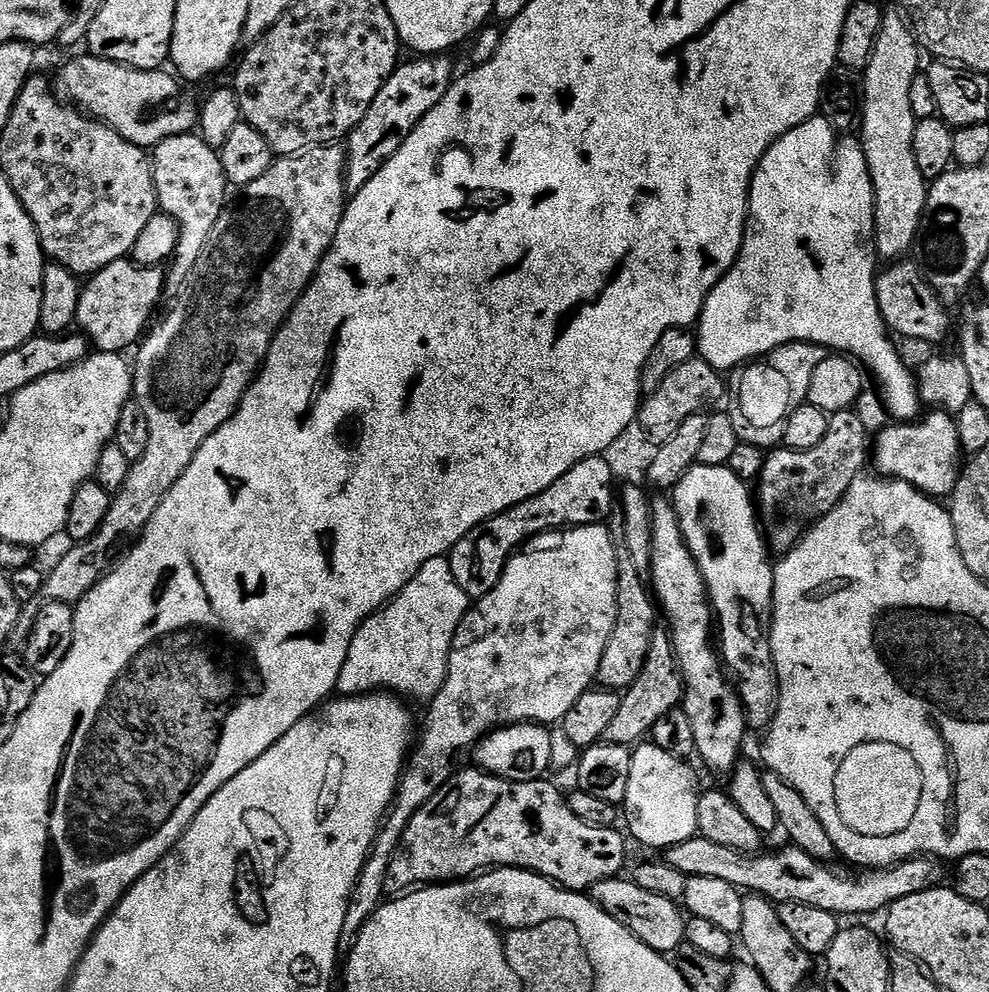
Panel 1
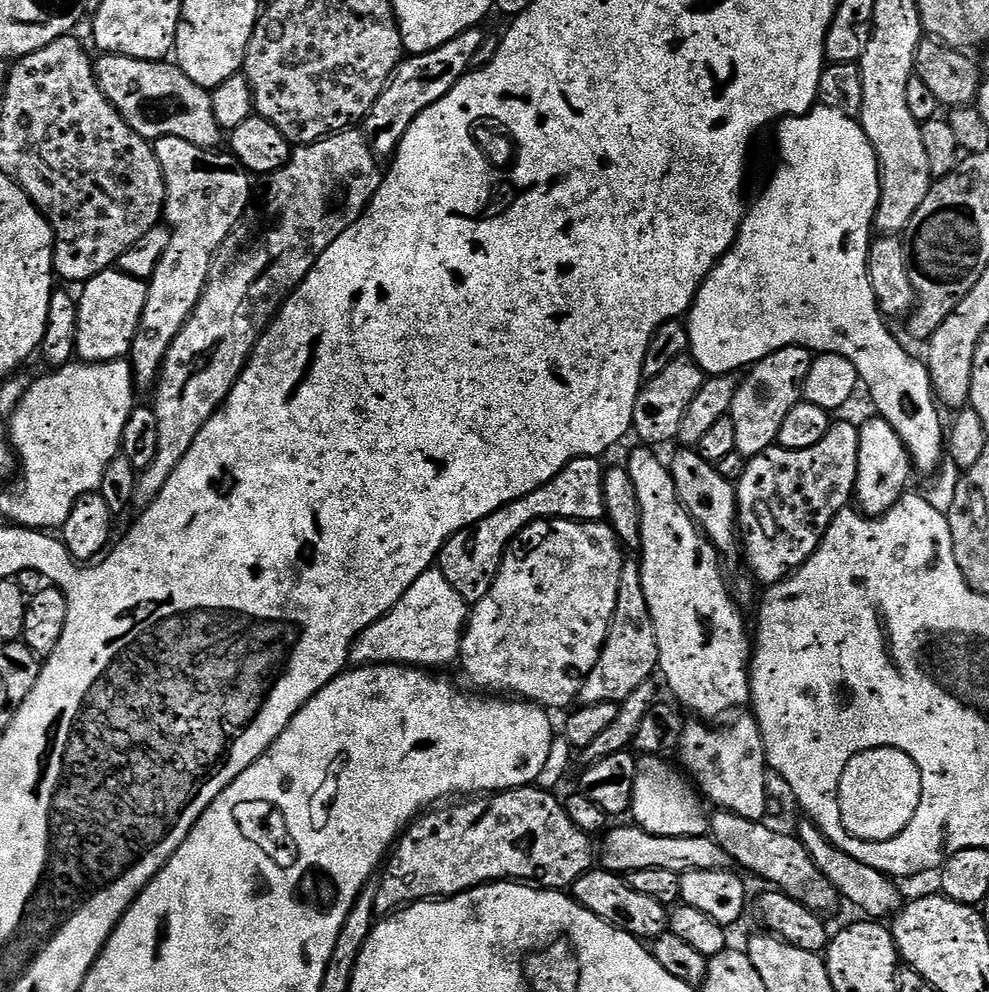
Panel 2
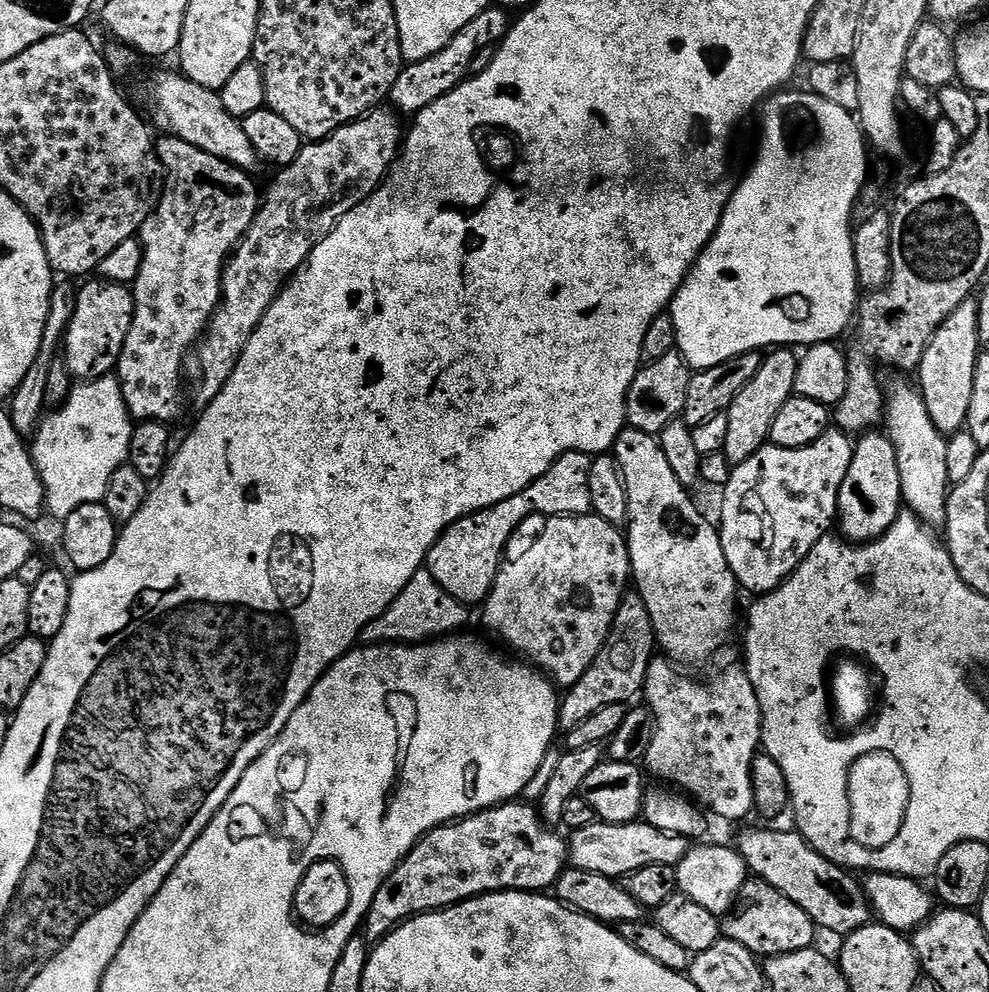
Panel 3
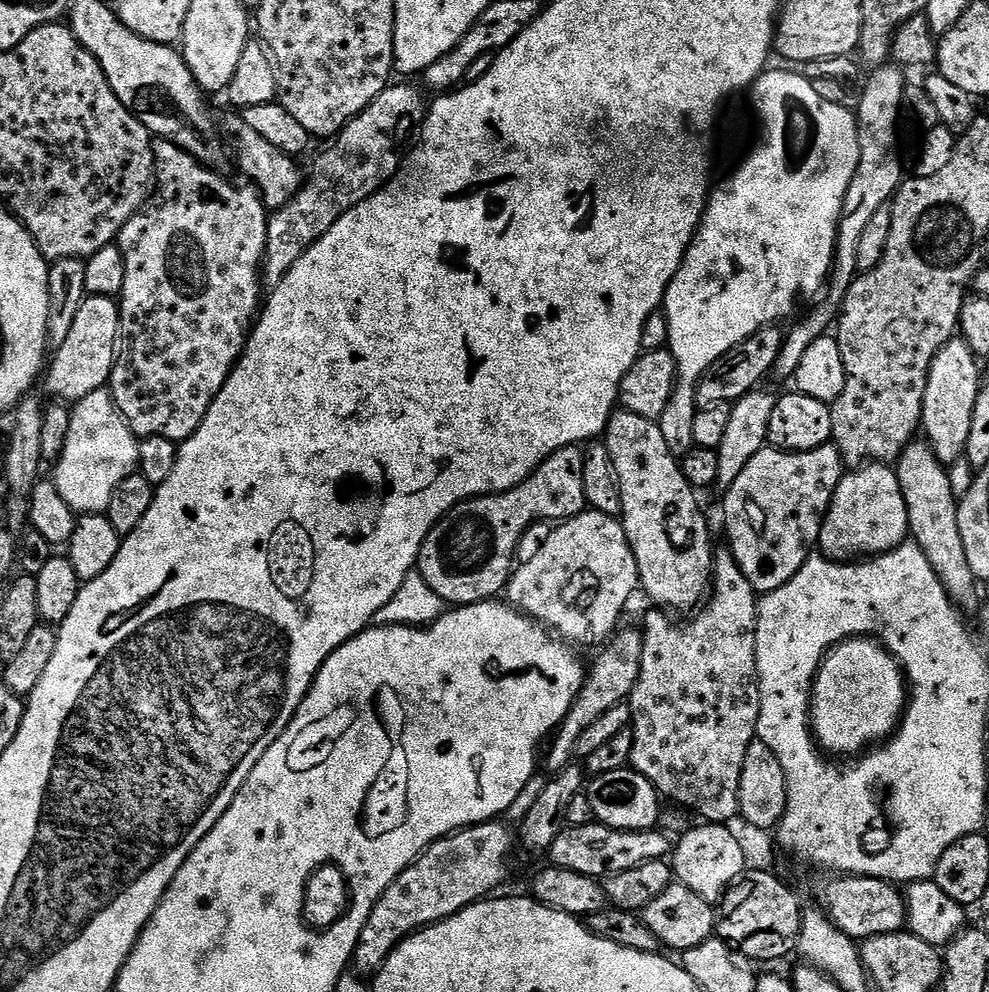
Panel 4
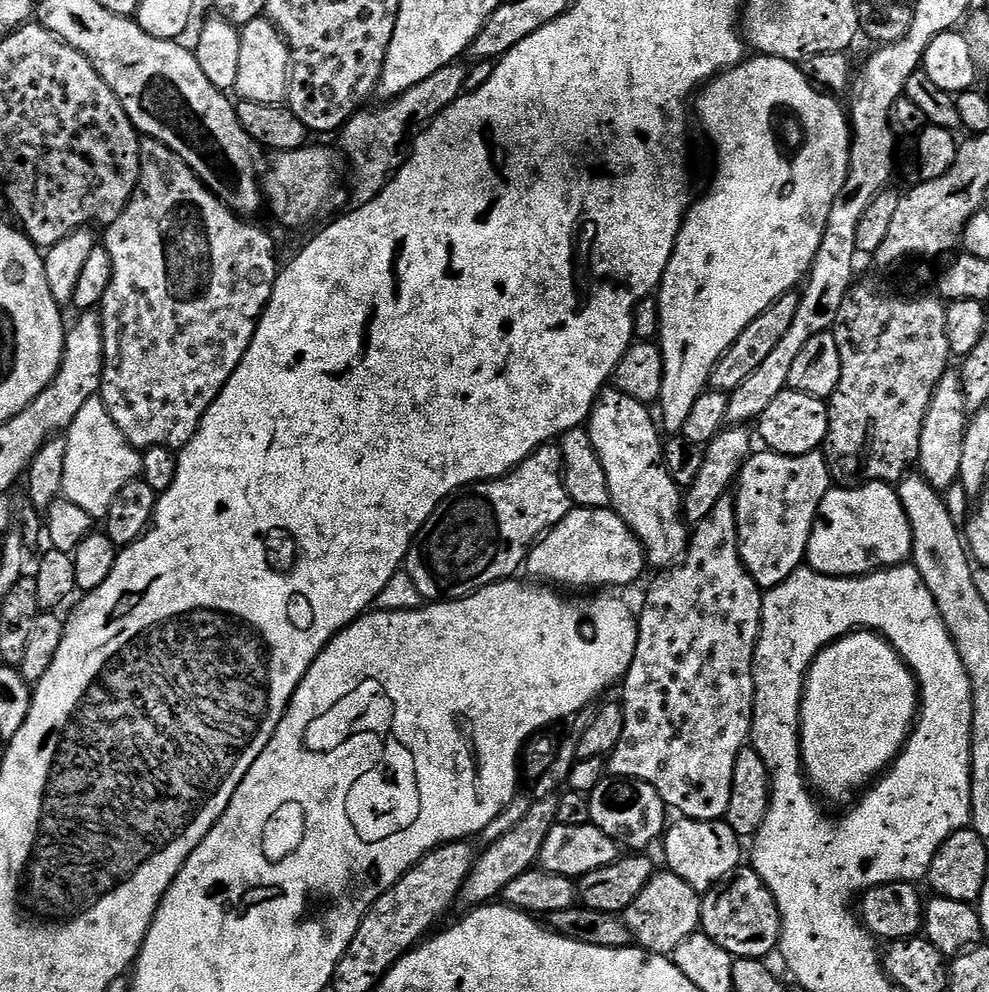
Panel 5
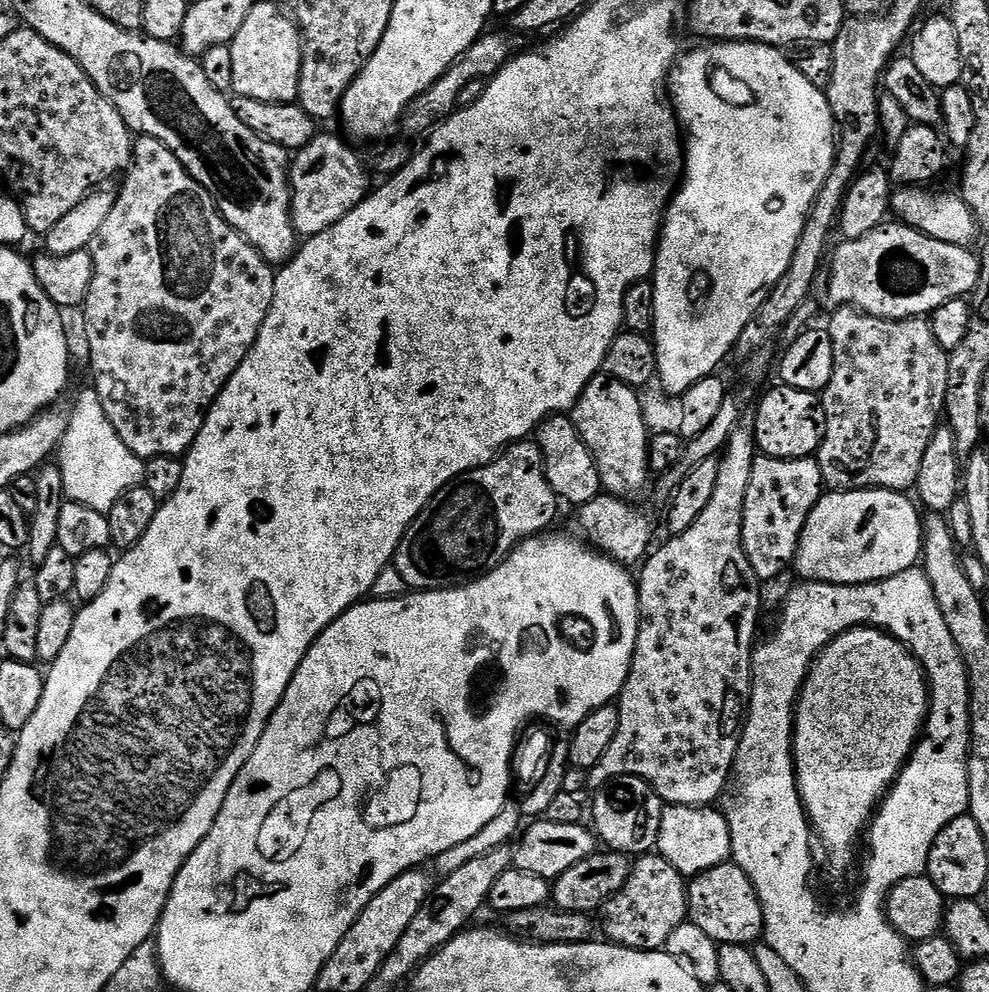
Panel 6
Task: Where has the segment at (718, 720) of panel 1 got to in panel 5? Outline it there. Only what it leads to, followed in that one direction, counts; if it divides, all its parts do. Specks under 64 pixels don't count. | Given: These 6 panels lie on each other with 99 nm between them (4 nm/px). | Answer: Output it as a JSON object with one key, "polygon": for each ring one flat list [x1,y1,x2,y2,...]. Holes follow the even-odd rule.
{"polygon":[[608,386,596,399,586,427,590,434,590,442,594,442,594,450,602,462,602,470,606,470,606,486,610,486,612,508,639,538,641,546,644,547,647,563,651,567,653,564,656,570,666,570,679,561,687,551,690,528,684,518,682,489,674,482,674,478,668,473,667,464,664,463,661,429,654,416,652,421,652,416,648,412,651,412,649,405,622,394,615,386]]}

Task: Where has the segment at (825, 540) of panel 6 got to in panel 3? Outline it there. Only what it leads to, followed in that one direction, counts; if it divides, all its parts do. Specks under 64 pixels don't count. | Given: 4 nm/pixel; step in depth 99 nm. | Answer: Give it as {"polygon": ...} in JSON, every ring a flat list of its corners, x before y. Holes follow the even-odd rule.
{"polygon":[[883,431,865,432,855,441,850,470,846,470,846,482,842,482,838,498,839,531,849,542,871,542,890,530,901,511,902,497,894,446]]}

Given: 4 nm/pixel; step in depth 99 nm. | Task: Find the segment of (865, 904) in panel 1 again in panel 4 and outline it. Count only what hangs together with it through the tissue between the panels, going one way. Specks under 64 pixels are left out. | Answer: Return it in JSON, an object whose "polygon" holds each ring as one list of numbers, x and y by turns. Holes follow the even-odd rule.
{"polygon":[[599,822,586,826,566,826,554,842,550,859,555,867,574,870,574,874,586,874,597,878,613,876,622,874,622,870,634,870,642,866,642,862,665,859,670,852,670,840,668,844,663,834,665,835,660,830,623,832,617,828,608,828]]}

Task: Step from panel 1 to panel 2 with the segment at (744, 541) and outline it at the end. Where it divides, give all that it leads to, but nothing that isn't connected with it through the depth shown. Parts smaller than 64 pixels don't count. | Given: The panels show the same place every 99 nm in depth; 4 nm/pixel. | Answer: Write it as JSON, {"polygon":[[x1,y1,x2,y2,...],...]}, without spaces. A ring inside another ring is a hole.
{"polygon":[[681,447,680,453,670,460,672,477,678,498,686,506,700,531,707,536,716,551,721,554,737,551,738,521,736,519,736,486,733,481,722,478,715,464,706,462,691,448]]}

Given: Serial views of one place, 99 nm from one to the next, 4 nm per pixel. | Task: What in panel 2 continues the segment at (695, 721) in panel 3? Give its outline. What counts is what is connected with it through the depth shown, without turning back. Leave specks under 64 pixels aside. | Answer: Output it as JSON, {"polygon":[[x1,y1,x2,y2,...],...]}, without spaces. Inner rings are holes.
{"polygon":[[755,715,739,716,725,728,716,728,720,726,713,726,708,722,685,723,678,747,679,767,699,789,703,799,713,800,717,809,733,812,742,818,763,821,770,797,768,759]]}

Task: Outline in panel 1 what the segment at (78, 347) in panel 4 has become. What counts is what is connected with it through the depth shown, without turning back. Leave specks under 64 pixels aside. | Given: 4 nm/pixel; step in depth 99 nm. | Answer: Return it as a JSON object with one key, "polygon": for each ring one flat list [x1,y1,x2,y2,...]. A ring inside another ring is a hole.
{"polygon":[[128,258,110,262,110,266,97,272,81,287,76,324,79,331,88,337,93,349,123,353,124,348,131,349,145,335,152,307,159,302,163,292,166,292,163,267,141,268]]}

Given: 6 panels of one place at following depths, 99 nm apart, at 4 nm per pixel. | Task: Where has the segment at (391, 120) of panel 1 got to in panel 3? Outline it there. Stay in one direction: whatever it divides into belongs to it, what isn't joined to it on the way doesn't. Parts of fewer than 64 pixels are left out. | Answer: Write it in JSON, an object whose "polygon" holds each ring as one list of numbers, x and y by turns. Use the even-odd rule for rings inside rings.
{"polygon":[[500,6,482,10,482,14,478,14,478,18,470,22,470,26,462,26,462,30,454,34,452,41,442,46,442,50,438,50,438,54,430,54,430,58,413,60,401,68,390,93,391,103,396,103,395,107,401,113,415,114,426,106,438,102,438,98,442,98,447,92,453,92,469,75,470,62,474,62,474,54,478,54,478,50,483,48,499,45,504,39,510,27,507,15,509,16,509,13]]}

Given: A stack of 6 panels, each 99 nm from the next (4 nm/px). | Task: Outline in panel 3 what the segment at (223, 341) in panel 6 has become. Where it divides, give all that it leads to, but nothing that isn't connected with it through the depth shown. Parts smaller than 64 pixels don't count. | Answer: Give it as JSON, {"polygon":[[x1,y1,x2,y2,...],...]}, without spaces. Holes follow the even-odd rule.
{"polygon":[[161,135,156,140,156,153,160,156,160,166,164,175,162,191,159,193,155,208,148,215,146,222,141,226,138,233,139,242,144,248,142,270,138,270,138,278,130,288,132,301,134,302,134,314,130,322,130,334,126,334,126,342,122,346,120,361,116,364,115,375,119,379,122,398,126,402,128,414,133,421,156,420,159,424,171,425,172,420,178,419,184,412,184,392,180,387,183,384,185,387,186,384,186,361,193,349,197,347,198,341,207,332,208,324,212,321,216,308,220,305,224,265,228,263,229,256,235,253,236,245,244,239,244,235,250,230,250,226,254,222,258,211,258,192,256,196,256,184,252,181,253,177,249,173,242,171,240,168,235,168,233,164,222,158,214,158,214,154,206,154,206,150,198,150,198,146,190,146,190,142,186,142,177,136]]}

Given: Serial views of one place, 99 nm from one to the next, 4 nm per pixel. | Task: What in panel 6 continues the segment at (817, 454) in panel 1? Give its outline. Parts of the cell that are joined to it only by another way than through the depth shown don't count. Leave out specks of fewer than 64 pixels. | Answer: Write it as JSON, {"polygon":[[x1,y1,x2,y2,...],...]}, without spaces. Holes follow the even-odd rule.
{"polygon":[[757,455,754,470,750,470,750,486,746,486,742,514,742,542,757,580,767,582,782,575,787,568,789,571,796,559,806,518,820,500,824,487,822,470,815,459,783,460]]}

